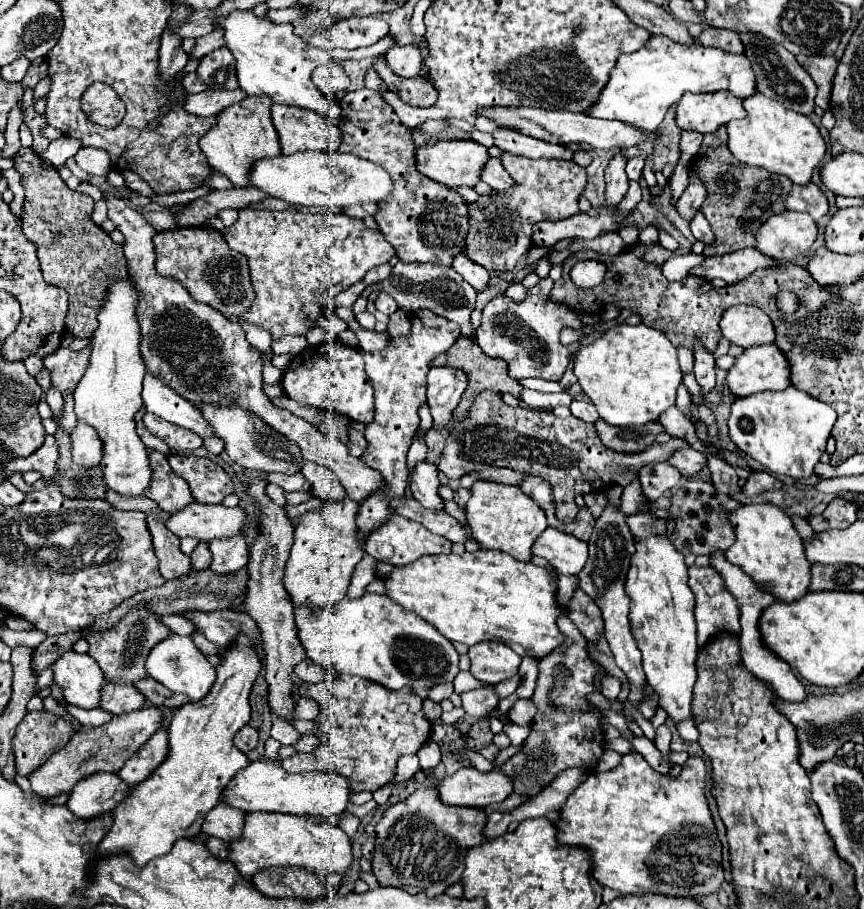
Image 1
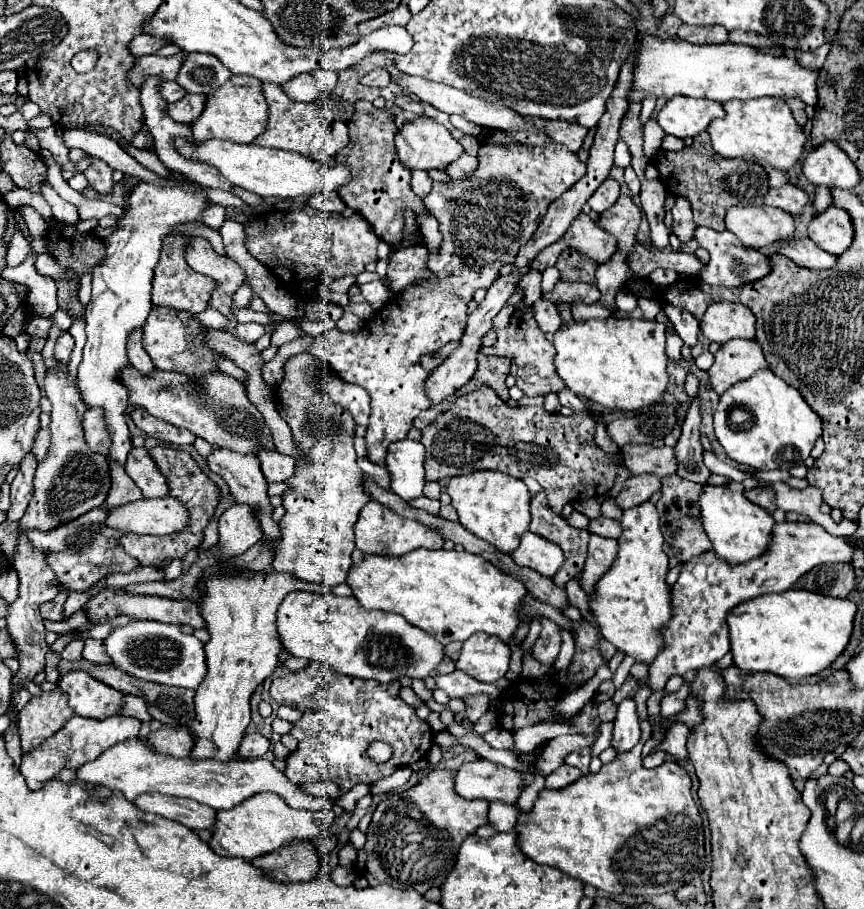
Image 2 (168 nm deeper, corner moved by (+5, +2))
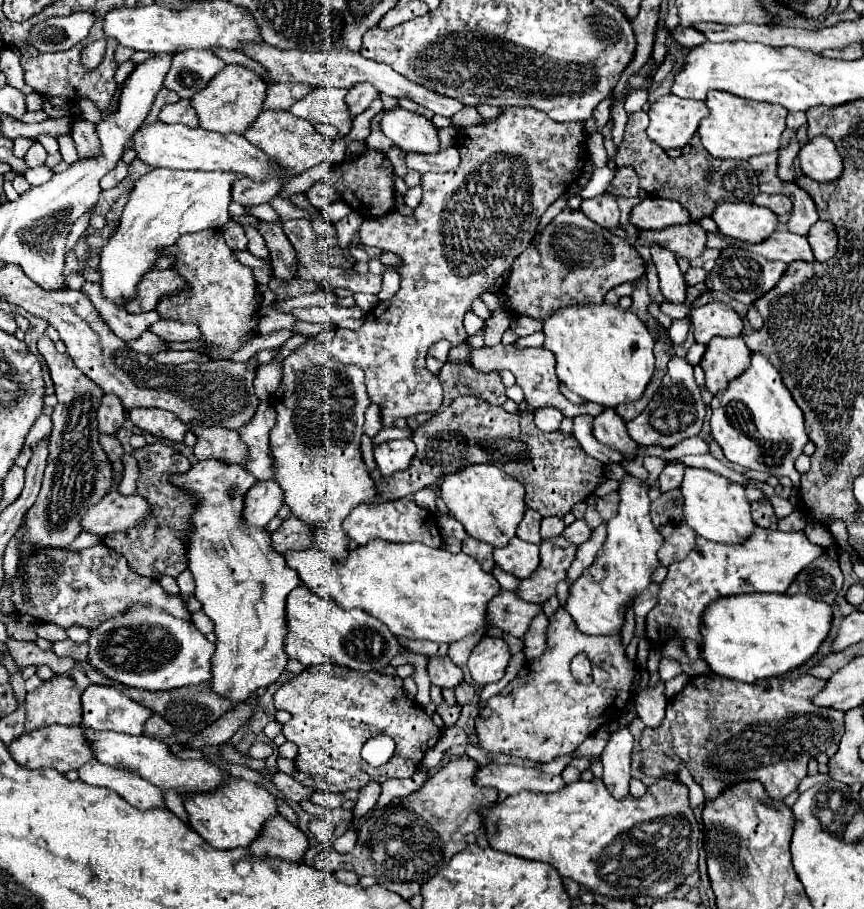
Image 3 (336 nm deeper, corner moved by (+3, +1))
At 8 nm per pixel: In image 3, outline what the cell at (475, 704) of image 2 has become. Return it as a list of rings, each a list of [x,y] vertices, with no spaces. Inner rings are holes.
[[[462,682],[454,692],[456,692],[456,702],[458,702],[460,706],[466,706],[466,704],[472,702],[472,698],[474,698],[474,694],[476,694],[476,688],[474,688],[472,684],[468,684],[468,682]]]

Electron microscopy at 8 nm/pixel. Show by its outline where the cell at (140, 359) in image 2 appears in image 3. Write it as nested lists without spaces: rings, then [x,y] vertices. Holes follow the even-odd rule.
[[[86,282],[82,286],[82,292],[86,292],[92,300],[92,304],[96,306],[96,310],[100,312],[100,316],[106,320],[108,328],[122,340],[134,340],[140,338],[142,332],[148,330],[148,326],[152,326],[154,322],[162,320],[162,316],[156,314],[156,310],[152,312],[142,312],[142,314],[128,314],[126,310],[114,306],[112,302],[104,300],[100,296],[100,284],[92,284]]]

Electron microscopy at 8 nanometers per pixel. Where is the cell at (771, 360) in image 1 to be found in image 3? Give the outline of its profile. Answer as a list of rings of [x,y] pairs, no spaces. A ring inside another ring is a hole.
[[[714,338],[706,346],[706,354],[700,362],[706,374],[706,388],[712,394],[718,394],[728,386],[730,380],[738,378],[738,374],[746,372],[750,366],[750,350],[744,340],[738,338]]]

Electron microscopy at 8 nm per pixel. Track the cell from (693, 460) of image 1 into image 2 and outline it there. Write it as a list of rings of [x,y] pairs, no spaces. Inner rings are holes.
[[[622,445],[618,449],[622,457],[622,465],[630,471],[630,475],[652,473],[658,477],[668,477],[676,471],[676,461],[672,457],[674,447],[654,449],[652,445]]]

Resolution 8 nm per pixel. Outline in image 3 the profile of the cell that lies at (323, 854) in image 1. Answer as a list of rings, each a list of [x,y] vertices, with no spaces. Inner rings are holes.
[[[230,780],[222,790],[212,794],[194,794],[184,798],[184,808],[190,814],[192,828],[214,848],[218,850],[234,850],[248,848],[264,830],[266,822],[274,818],[278,812],[276,796],[268,792],[264,786],[256,786],[246,780]]]

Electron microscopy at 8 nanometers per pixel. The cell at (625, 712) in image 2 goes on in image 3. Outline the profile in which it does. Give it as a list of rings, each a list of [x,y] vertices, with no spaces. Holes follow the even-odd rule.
[[[620,728],[610,734],[610,740],[600,756],[604,764],[604,782],[614,798],[622,798],[628,794],[630,782],[630,764],[632,764],[632,748],[634,736],[630,728]]]

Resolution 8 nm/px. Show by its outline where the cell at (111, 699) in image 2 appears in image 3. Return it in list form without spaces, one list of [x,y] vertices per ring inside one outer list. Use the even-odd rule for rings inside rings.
[[[92,684],[82,692],[82,722],[92,730],[114,730],[124,734],[142,734],[144,722],[152,712],[138,702],[130,700],[122,692],[112,686],[98,686]]]

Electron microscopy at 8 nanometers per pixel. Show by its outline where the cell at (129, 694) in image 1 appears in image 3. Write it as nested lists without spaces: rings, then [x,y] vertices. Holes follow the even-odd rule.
[[[150,714],[150,718],[144,724],[144,734],[154,736],[154,738],[164,738],[172,734],[172,726],[158,714]]]

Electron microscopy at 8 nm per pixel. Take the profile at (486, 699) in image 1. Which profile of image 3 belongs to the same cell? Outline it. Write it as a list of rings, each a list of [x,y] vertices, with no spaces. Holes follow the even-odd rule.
[[[432,656],[428,662],[428,674],[430,682],[440,688],[456,688],[460,682],[464,682],[462,670],[454,666],[448,656]]]

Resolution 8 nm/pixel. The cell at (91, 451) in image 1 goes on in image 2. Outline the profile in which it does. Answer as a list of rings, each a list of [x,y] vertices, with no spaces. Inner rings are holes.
[[[100,407],[88,409],[88,413],[84,415],[84,437],[92,451],[108,455],[112,439],[110,439],[108,425],[104,421],[104,411]]]

